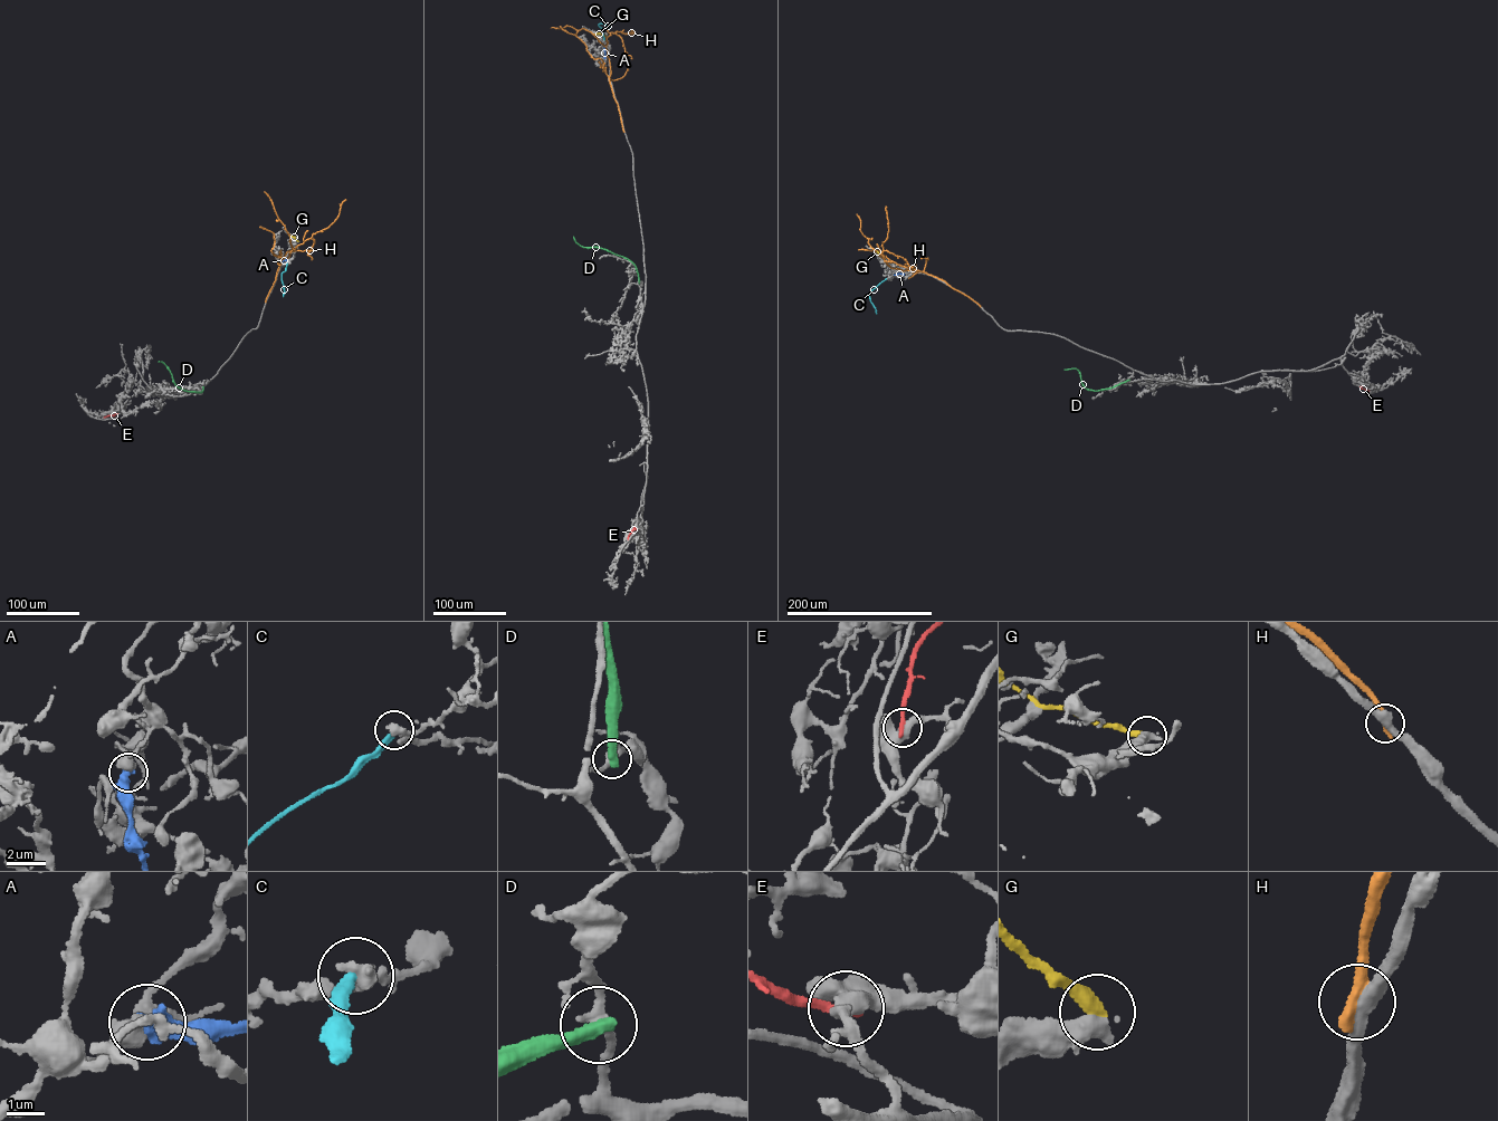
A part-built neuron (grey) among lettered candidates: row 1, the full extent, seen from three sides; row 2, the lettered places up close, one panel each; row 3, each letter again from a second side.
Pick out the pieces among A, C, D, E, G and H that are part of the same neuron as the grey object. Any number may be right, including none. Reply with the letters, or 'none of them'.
none of them

